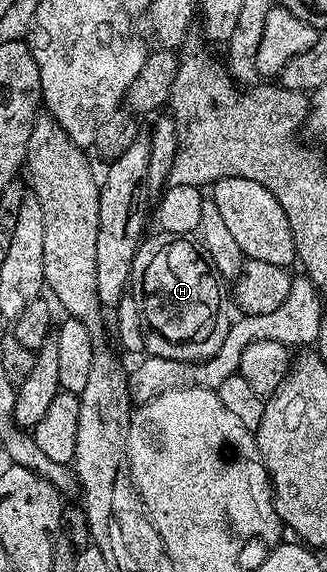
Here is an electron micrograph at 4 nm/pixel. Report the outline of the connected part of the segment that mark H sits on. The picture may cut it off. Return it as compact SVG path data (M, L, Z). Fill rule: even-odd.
M178 233L156 234L140 241L133 259L133 270L143 269L141 304L146 352L161 359L207 362L221 347L225 332L222 324L211 325L219 313L220 278L213 272L207 250L198 240Z

